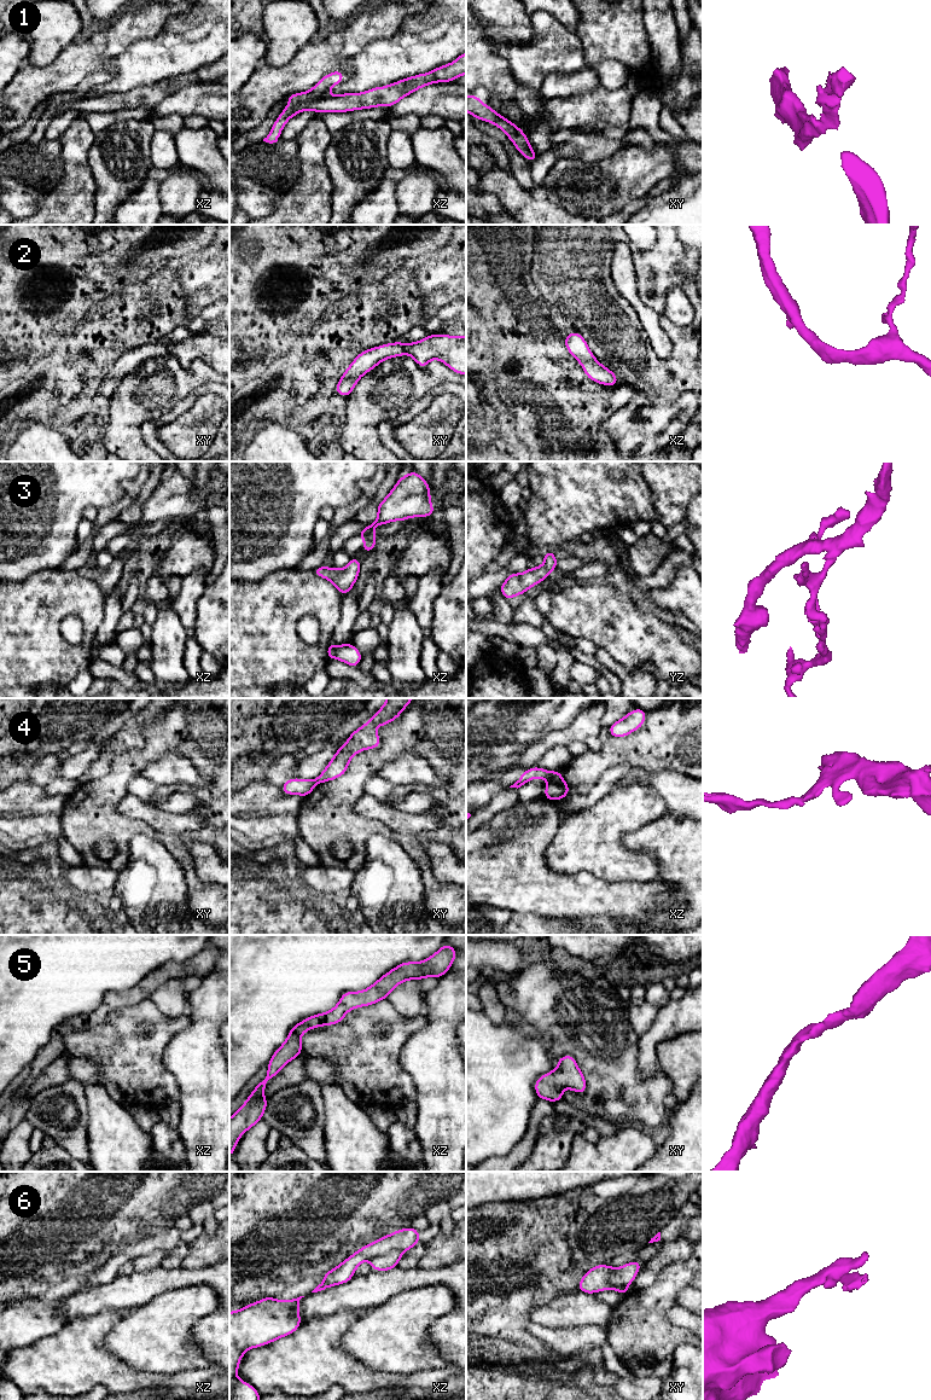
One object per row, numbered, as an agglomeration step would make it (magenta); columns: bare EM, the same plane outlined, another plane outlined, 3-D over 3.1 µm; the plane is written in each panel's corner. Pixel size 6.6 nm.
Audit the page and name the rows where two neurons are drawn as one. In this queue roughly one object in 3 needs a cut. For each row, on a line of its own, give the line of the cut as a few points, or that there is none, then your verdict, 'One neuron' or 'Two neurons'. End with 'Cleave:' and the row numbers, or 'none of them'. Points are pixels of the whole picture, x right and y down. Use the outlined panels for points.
1: No split. One neuron
2: No split. One neuron
3: Split along xz (376, 538), (365, 544). Two neurons
4: Split along xz (552, 772), (552, 777), (548, 780). Two neurons
5: No split. One neuron
6: Split along xz (401, 1252), (379, 1254), (371, 1260). Two neurons
Cleave: 3, 4, 6

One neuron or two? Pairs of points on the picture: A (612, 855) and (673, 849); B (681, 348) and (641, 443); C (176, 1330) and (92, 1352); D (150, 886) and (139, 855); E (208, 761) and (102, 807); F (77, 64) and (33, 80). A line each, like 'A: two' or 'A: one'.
A: two
B: two
C: two
D: one
E: one
F: one

